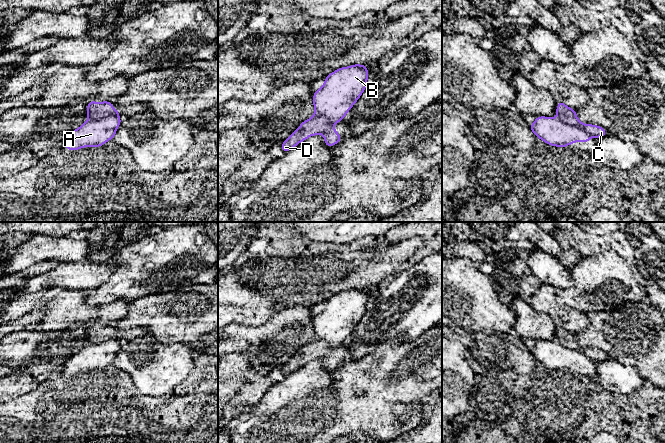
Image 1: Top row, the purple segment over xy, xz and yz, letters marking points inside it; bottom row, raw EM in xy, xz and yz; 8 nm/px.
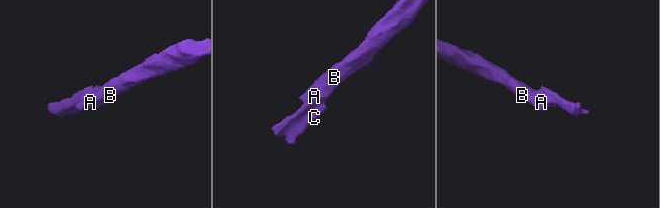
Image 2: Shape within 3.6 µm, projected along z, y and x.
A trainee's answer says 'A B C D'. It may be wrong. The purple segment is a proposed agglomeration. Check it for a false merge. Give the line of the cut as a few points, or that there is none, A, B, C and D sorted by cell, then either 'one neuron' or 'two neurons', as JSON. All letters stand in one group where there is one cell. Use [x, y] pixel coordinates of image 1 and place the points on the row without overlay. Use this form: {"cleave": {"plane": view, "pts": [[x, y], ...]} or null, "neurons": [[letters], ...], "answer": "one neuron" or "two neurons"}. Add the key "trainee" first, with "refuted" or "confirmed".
{"trainee": "refuted", "cleave": {"plane": "yz", "pts": [[557, 341], [567, 347], [580, 350], [593, 361]]}, "neurons": [["A", "B"], ["C", "D"]], "answer": "two neurons"}

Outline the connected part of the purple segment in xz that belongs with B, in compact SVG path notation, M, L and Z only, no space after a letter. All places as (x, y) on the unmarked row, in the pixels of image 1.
M367 289L341 291L326 300L324 308L313 317L314 339L325 341L332 349L342 345L368 310Z

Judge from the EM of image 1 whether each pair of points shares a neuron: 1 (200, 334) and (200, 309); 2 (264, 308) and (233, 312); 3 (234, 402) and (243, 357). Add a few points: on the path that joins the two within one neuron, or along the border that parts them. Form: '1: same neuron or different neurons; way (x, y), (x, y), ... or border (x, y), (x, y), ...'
1: same neuron; way (200, 328), (200, 315)
2: same neuron; way (256, 308), (241, 309)
3: same neuron; way (234, 391), (235, 368)

